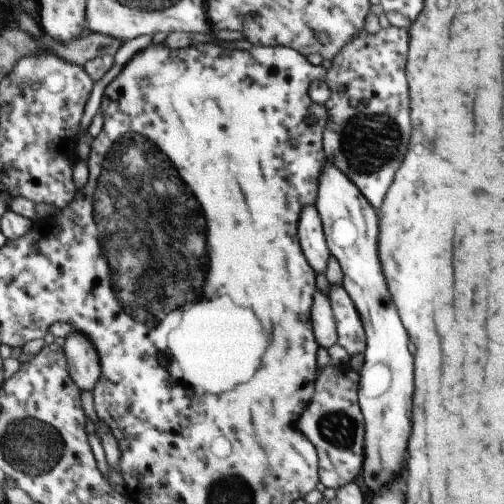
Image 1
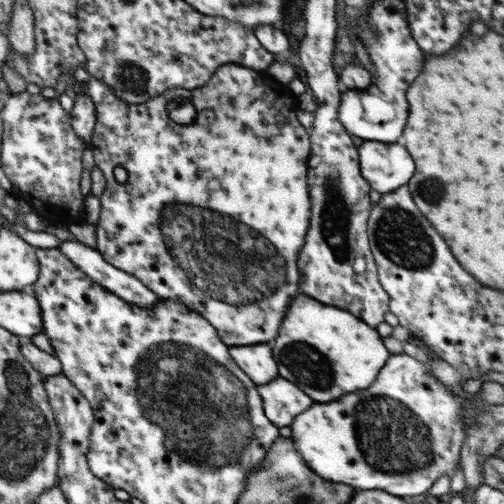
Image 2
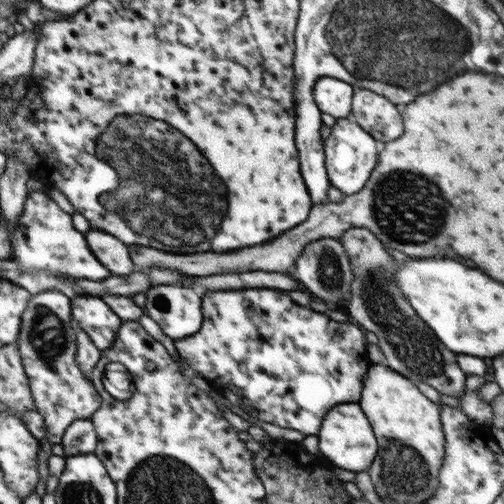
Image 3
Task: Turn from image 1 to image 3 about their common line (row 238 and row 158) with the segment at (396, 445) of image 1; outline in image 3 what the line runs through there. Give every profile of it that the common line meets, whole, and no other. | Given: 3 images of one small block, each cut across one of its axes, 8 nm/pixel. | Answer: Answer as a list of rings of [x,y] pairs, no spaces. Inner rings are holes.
[[[335,118],[331,134],[325,140],[325,154],[327,154],[329,182],[333,182],[333,186],[343,196],[353,196],[361,192],[379,162],[375,138],[369,132],[365,132],[363,126],[357,124],[353,118]]]

